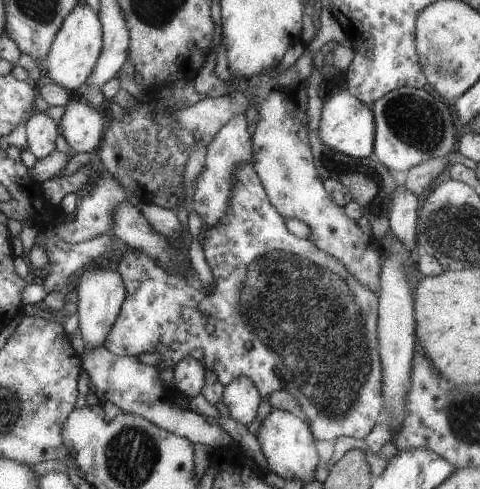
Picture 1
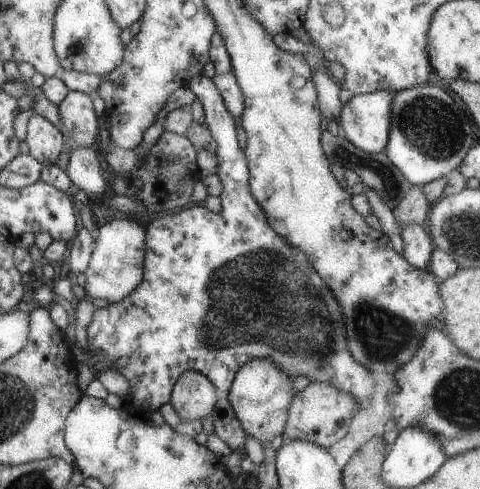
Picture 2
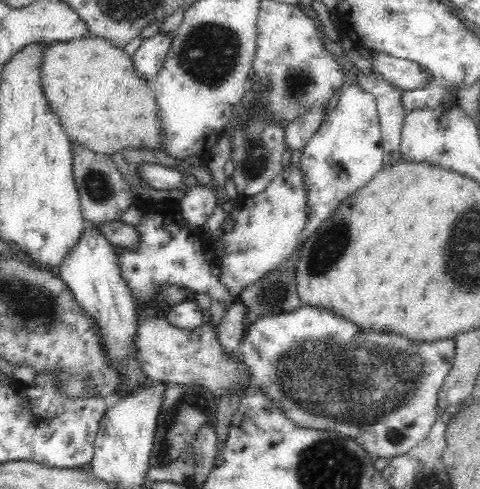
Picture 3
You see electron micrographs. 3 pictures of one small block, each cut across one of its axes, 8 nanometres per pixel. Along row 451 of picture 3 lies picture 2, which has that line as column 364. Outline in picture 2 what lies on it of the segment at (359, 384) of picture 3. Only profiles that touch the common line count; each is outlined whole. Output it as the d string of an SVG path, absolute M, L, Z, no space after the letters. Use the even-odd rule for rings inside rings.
M197 74L189 80L189 90L199 100L202 106L203 123L210 130L213 142L217 144L217 176L221 180L221 194L219 194L221 202L221 210L213 214L205 207L192 207L188 209L178 209L169 213L160 214L159 216L153 215L146 222L146 252L143 259L143 270L141 282L127 294L125 298L117 300L115 303L109 303L104 308L98 308L93 311L91 321L88 323L86 329L86 347L85 352L90 360L108 360L112 364L109 370L115 369L131 386L131 392L126 402L129 404L145 409L145 410L158 410L158 408L169 402L170 392L173 384L178 376L181 376L186 370L194 370L200 372L209 379L217 392L226 393L231 386L234 374L238 368L241 368L245 362L253 358L267 358L271 360L277 368L281 368L281 372L285 372L287 376L305 376L311 383L322 382L323 384L330 384L340 392L346 392L357 400L357 408L365 408L373 396L375 380L371 376L365 366L357 364L353 360L353 356L347 350L347 336L345 336L345 320L343 320L343 312L341 306L337 304L333 292L327 288L324 280L315 272L313 266L308 261L307 256L301 250L297 250L285 238L281 238L277 232L271 230L271 226L267 224L267 218L263 209L257 204L257 201L251 196L249 190L248 180L249 171L247 168L247 161L245 160L244 150L239 148L237 140L235 139L235 124L233 124L233 117L227 112L223 100L213 84L211 78L205 77L203 74Z

